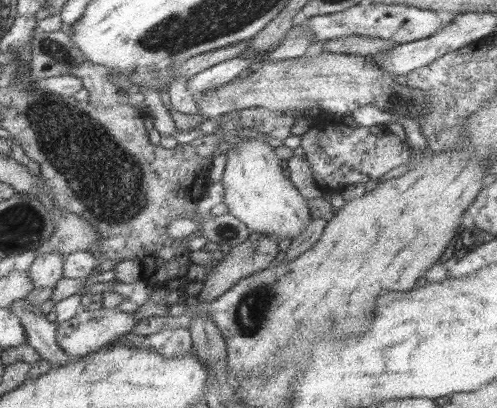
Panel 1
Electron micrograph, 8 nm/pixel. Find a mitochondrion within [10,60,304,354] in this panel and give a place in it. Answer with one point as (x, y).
(106, 178)

